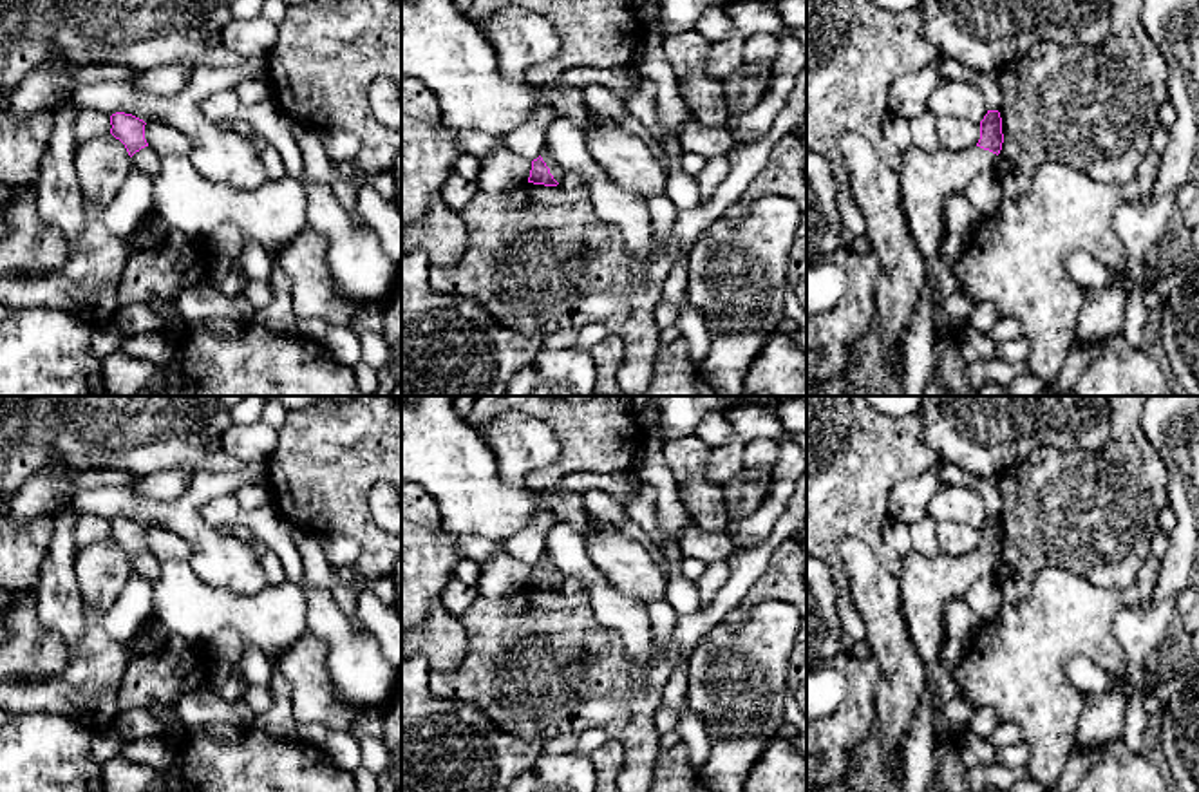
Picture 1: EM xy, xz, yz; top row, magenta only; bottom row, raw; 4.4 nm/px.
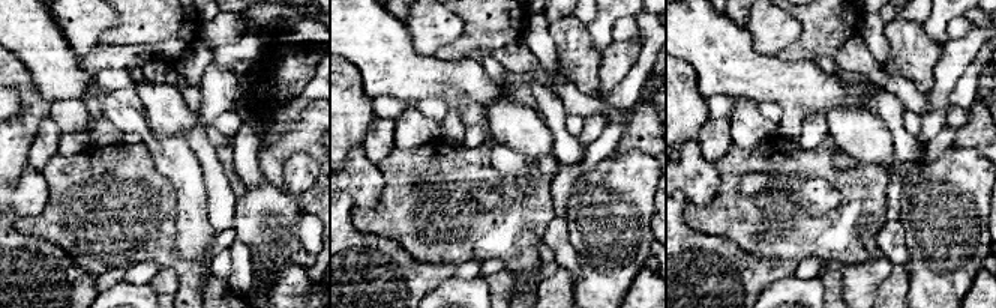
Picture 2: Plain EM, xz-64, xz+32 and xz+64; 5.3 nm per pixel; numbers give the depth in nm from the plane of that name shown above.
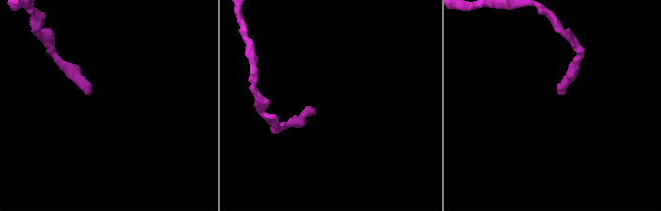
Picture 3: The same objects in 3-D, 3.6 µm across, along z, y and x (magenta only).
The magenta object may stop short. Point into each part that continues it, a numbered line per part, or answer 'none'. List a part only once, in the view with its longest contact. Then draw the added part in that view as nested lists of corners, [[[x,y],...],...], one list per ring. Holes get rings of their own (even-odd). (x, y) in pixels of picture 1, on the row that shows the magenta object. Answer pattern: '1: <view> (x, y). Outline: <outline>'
1: xz (556, 170). Outline: [[[548,148],[543,150],[541,157],[550,168],[550,174],[553,175],[553,179],[559,183],[564,175],[564,170],[552,159]]]

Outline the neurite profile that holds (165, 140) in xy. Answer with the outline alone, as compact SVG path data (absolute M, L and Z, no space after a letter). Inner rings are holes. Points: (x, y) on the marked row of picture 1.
M150 121L145 125L145 139L161 157L188 156L192 143L172 125Z

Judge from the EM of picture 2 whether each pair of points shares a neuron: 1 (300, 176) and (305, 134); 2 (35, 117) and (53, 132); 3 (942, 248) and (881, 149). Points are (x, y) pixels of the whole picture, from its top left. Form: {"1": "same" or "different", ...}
{"1": "different", "2": "different", "3": "same"}

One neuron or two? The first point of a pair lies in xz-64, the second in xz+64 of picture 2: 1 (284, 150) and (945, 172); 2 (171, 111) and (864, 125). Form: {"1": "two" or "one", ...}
{"1": "two", "2": "one"}

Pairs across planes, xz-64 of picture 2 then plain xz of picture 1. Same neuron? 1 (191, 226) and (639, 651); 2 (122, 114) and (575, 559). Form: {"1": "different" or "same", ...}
{"1": "same", "2": "same"}

